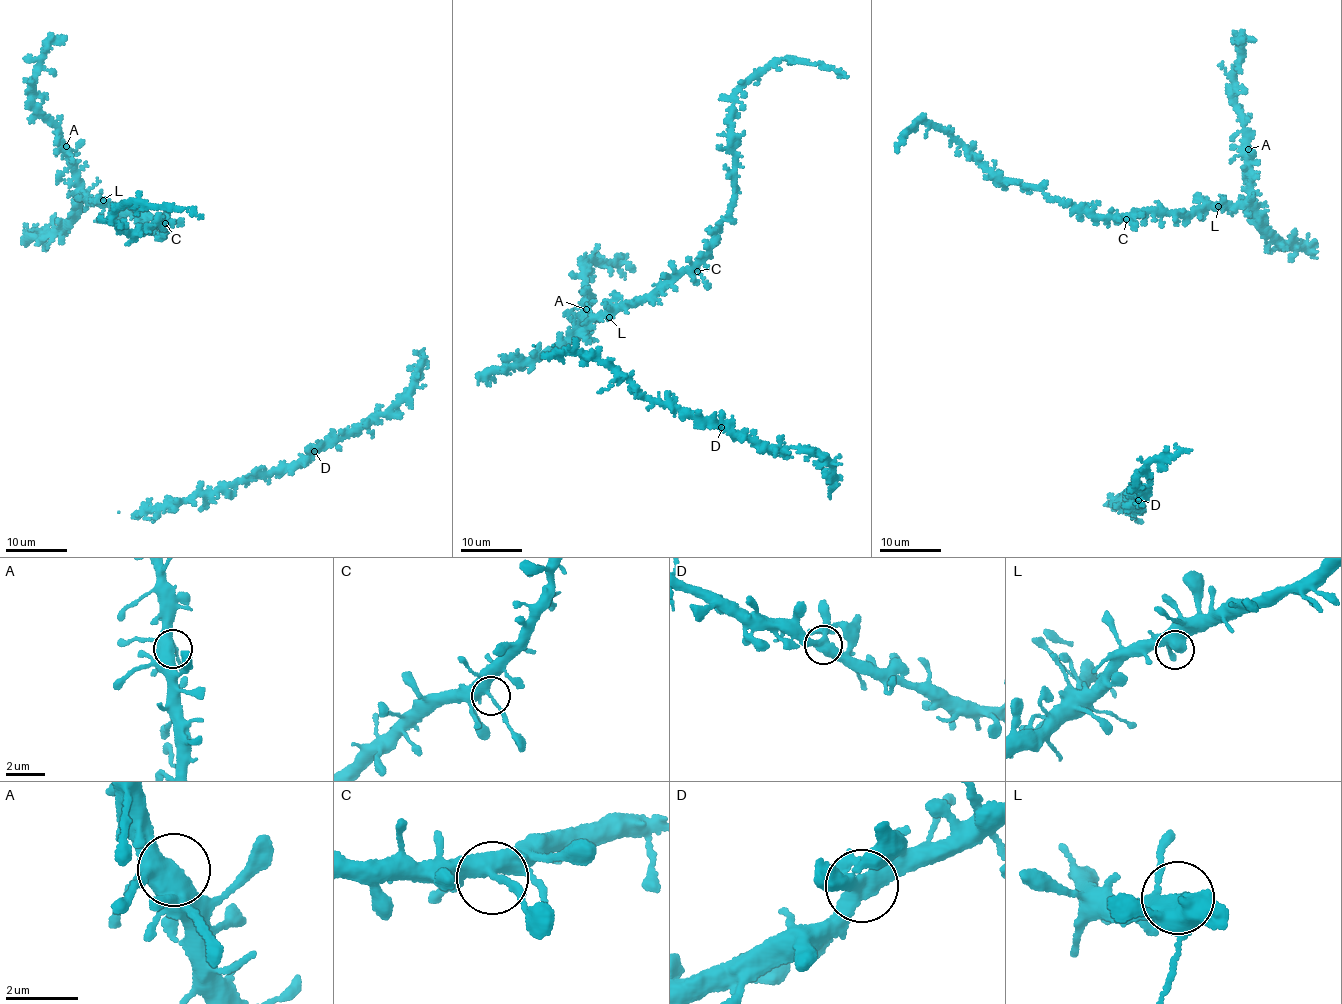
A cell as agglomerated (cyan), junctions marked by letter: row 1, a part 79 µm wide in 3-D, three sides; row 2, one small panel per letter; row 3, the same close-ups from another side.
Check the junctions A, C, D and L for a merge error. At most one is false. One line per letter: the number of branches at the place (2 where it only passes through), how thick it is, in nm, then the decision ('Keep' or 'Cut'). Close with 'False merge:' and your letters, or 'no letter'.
A: Branches: 3. Thickness 440 nm. Keep
C: Branches: 3. Thickness 340 nm. Keep
D: Branches: 3. Thickness 380 nm. Keep
L: Branches: 3. Thickness 400 nm. Keep
False merge: no letter

